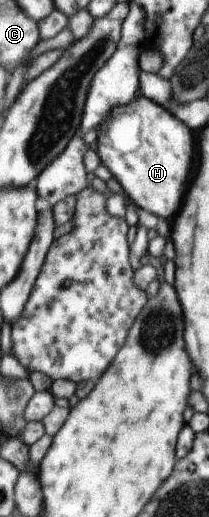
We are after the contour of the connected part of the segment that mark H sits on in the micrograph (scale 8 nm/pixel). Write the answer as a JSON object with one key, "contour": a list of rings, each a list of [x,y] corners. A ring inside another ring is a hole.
{"contour":[[[137,94],[126,105],[111,107],[107,116],[100,122],[96,129],[96,154],[100,162],[107,167],[112,177],[120,184],[124,196],[139,209],[164,218],[166,221],[177,212],[181,204],[181,196],[187,186],[189,170],[191,170],[191,134],[167,109],[154,103],[143,95]]]}

